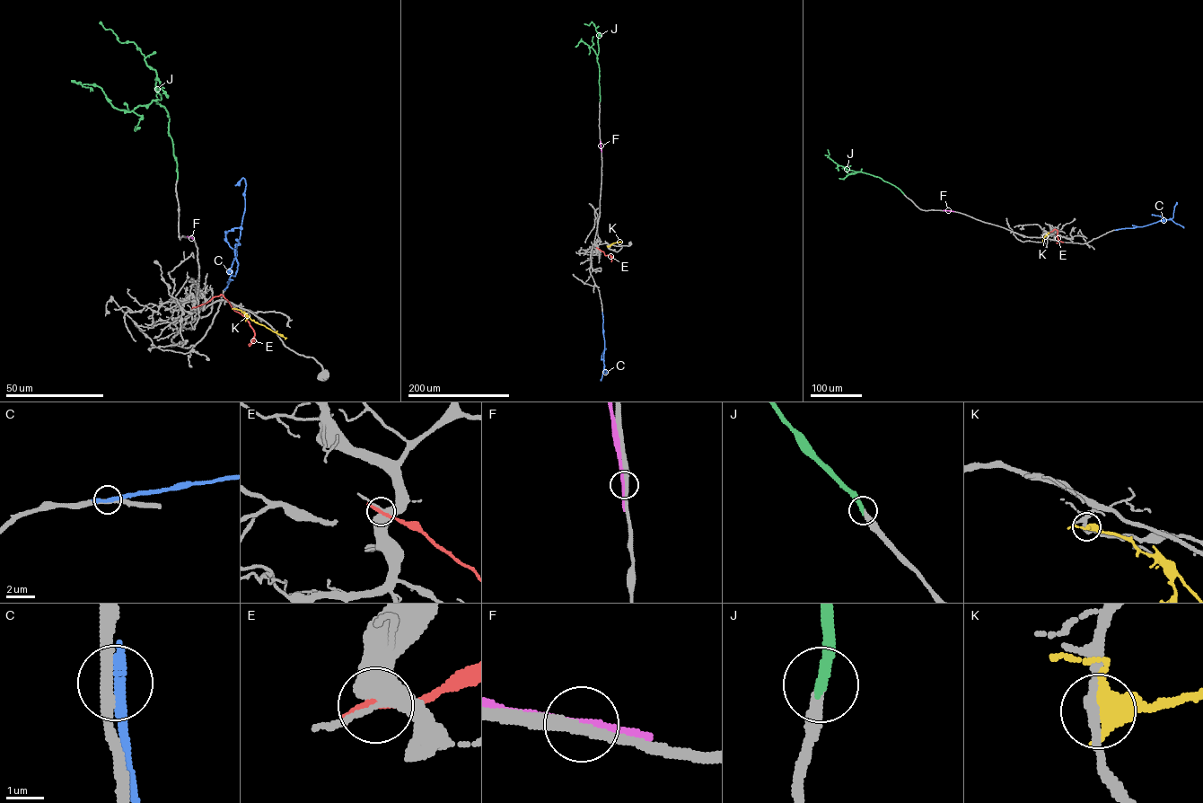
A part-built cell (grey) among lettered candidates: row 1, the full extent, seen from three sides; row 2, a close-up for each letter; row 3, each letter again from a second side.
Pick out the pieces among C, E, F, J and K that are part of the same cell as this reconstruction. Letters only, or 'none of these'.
J

